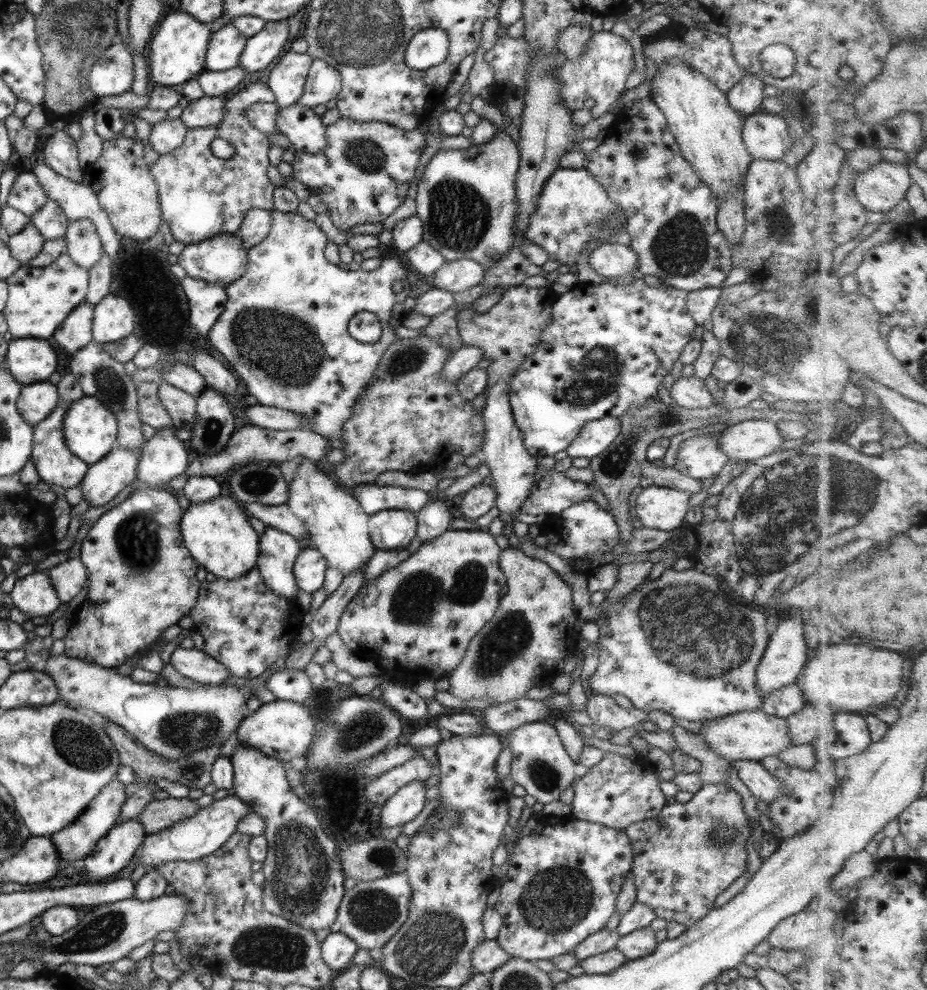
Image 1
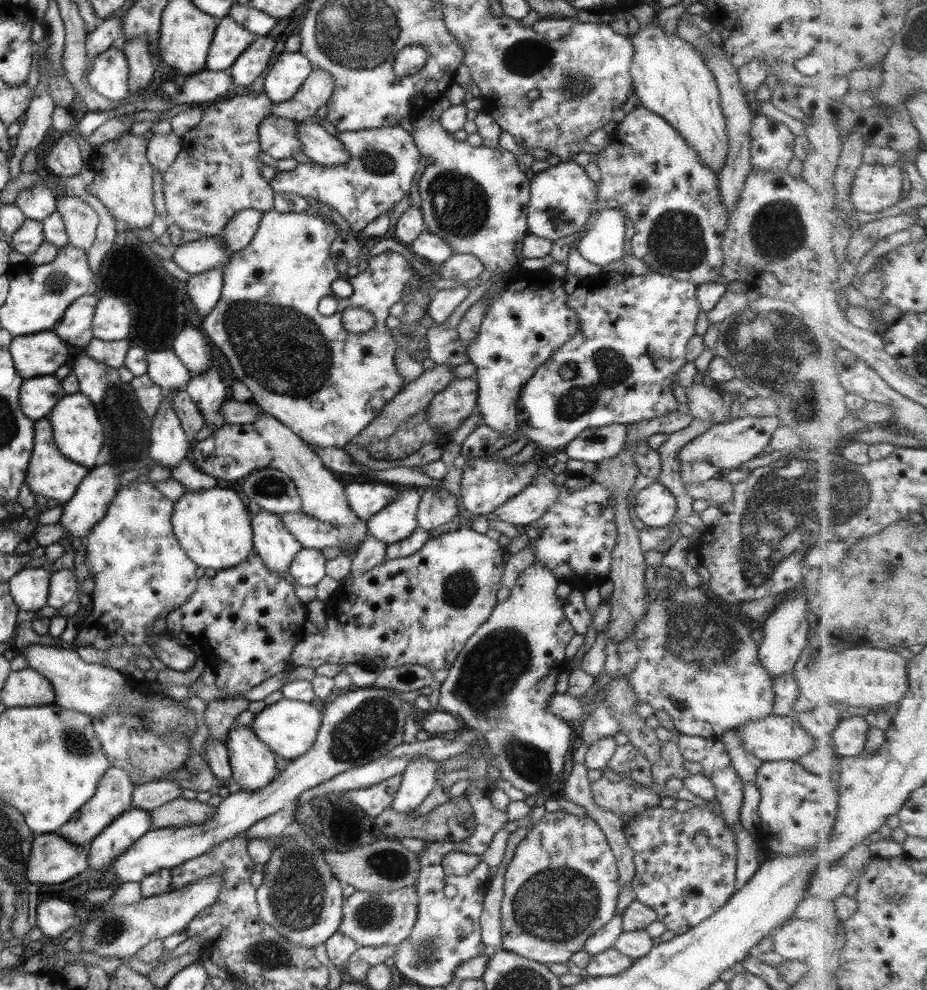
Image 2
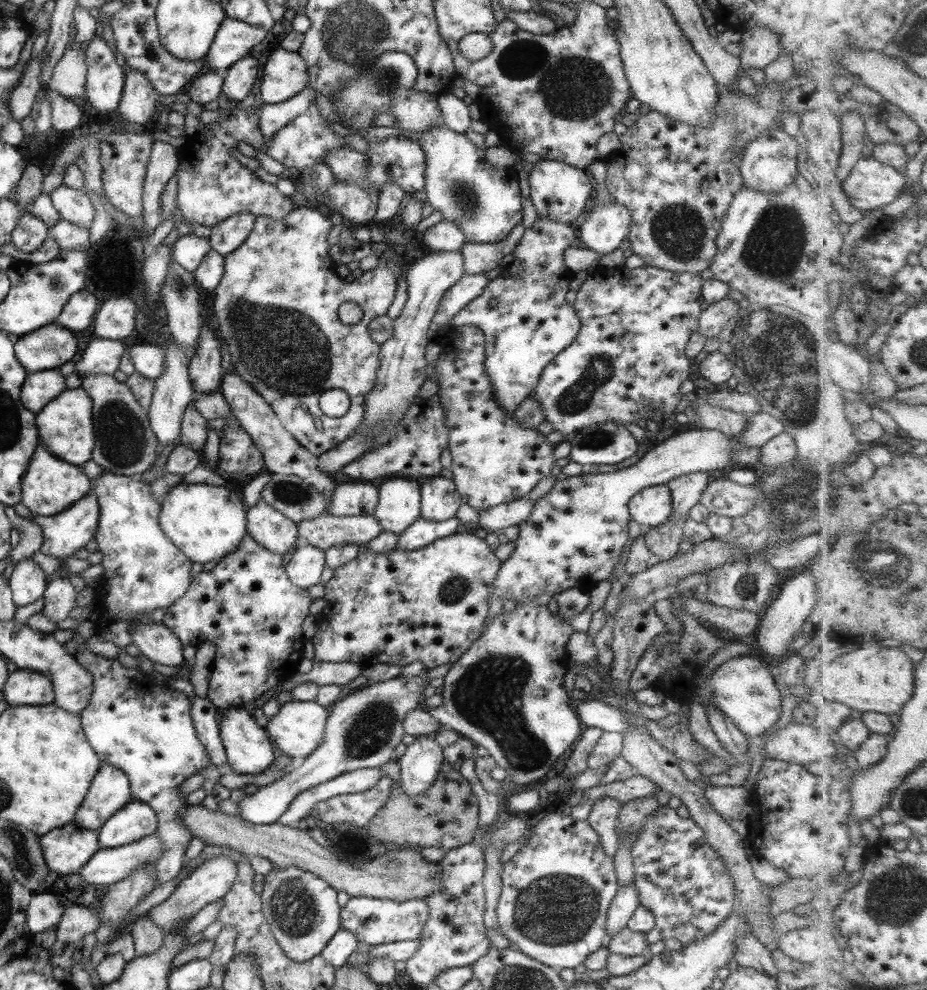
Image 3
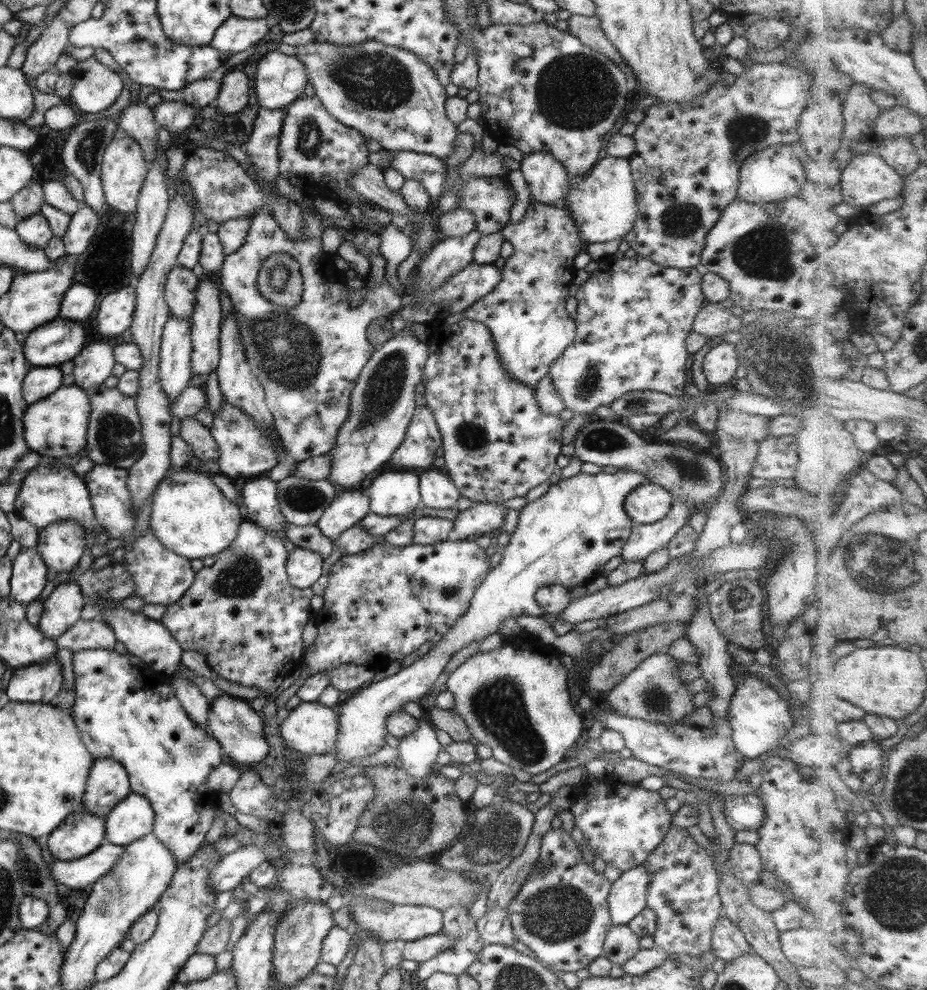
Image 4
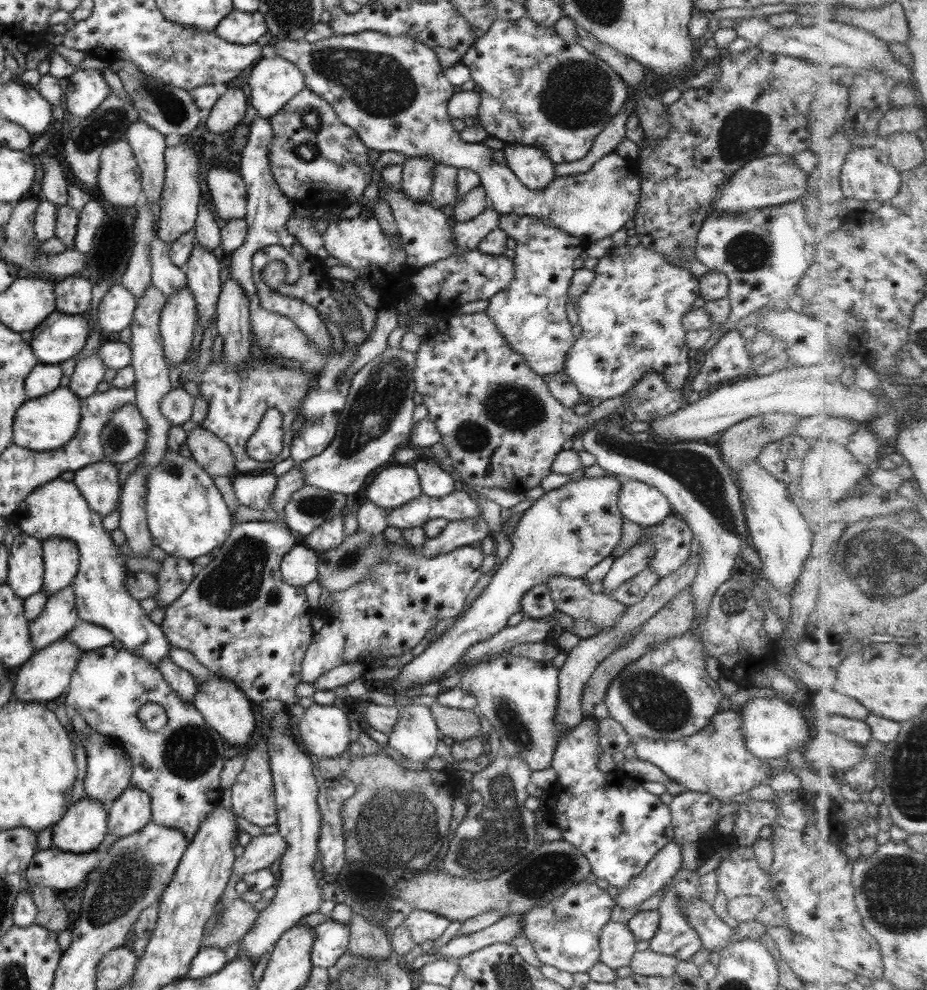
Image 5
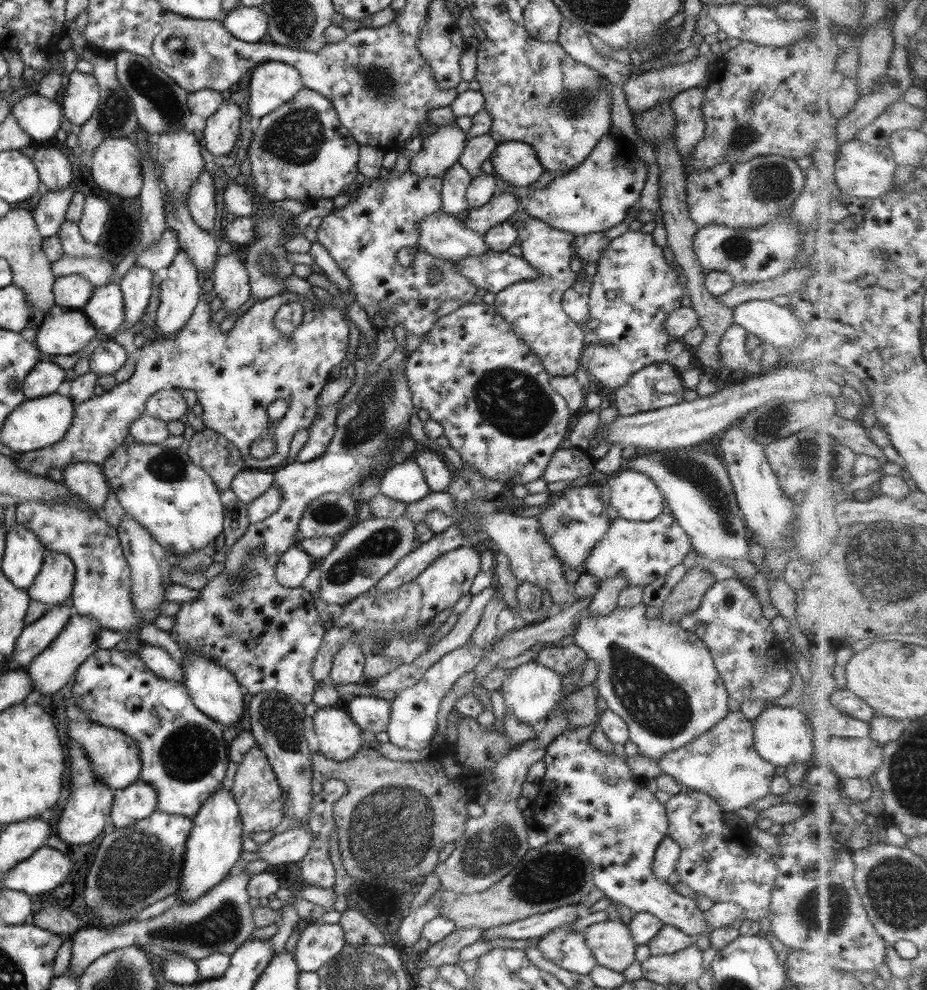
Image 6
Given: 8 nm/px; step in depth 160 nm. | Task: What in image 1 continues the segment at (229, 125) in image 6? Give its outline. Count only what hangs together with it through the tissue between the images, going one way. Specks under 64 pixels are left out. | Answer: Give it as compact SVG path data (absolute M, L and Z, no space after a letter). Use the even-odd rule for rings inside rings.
M266 21L265 26L257 34L246 39L238 58L238 66L246 74L253 74L265 68L281 52L285 40L287 40L287 23Z

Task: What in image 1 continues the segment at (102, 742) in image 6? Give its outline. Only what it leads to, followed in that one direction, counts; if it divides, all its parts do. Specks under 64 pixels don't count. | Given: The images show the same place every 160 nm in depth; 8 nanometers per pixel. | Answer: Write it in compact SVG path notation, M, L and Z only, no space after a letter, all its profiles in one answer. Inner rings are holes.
M116 778L111 779L101 790L86 804L86 809L71 823L64 826L59 832L54 832L48 839L57 849L60 861L71 862L87 856L96 842L105 836L105 833L117 822L121 805L126 802L125 785Z

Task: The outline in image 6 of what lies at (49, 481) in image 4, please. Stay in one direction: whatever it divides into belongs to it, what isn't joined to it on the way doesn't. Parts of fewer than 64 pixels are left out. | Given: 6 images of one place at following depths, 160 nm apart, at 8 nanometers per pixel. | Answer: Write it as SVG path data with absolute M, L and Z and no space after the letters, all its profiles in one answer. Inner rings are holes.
M17 502L16 524L28 528L37 537L44 549L51 552L64 554L74 566L74 579L72 593L70 594L71 606L79 616L93 618L102 629L119 632L123 642L130 644L132 653L143 644L138 639L137 630L142 627L141 621L135 617L130 599L130 572L128 564L122 555L122 548L116 530L107 525L103 517L99 517L89 507L77 508L72 502Z

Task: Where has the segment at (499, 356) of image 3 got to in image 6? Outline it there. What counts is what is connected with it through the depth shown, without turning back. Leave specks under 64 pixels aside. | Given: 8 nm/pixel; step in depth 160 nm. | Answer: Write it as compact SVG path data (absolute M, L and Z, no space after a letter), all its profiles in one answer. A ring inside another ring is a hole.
M521 210L511 215L508 221L517 229L522 257L529 266L535 268L537 277L503 287L496 292L493 308L537 356L546 373L550 376L572 375L585 344L584 328L563 312L560 302L563 292L573 286L578 276L570 270L574 235L551 228Z

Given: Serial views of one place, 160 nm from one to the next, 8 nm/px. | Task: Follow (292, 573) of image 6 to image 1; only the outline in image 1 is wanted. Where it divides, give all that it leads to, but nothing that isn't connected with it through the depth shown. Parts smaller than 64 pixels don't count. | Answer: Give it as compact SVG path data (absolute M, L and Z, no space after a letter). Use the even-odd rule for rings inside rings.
M310 546L302 547L292 566L296 587L307 594L322 587L326 560Z

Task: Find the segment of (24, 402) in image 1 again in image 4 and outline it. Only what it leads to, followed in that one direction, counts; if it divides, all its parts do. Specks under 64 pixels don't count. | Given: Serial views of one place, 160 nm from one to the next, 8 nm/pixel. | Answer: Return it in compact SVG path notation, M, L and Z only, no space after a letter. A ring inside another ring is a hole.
M31 367L24 376L21 394L23 400L33 404L62 385L62 374L58 367Z

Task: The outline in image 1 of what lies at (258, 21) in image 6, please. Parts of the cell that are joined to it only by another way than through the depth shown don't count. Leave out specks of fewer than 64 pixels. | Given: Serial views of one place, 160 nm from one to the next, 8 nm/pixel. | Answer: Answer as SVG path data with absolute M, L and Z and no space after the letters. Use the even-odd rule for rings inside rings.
M231 23L223 24L210 35L204 70L219 72L237 67L246 39Z

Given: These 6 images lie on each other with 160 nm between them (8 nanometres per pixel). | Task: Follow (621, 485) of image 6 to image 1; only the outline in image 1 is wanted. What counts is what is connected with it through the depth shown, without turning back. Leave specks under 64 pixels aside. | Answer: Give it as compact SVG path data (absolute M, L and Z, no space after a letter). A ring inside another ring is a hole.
M659 485L643 487L634 501L636 517L645 528L674 532L684 521L689 519L690 511L687 499L690 495L688 492L681 492L673 488L663 488Z

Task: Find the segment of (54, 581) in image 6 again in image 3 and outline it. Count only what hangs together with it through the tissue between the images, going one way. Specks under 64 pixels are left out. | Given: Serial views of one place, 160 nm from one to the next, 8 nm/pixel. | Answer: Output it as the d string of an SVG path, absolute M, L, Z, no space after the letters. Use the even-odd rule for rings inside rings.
M90 489L86 496L69 508L53 516L34 515L30 519L41 528L43 542L38 550L41 554L54 559L71 558L79 548L84 548L94 538L98 521L97 499Z

